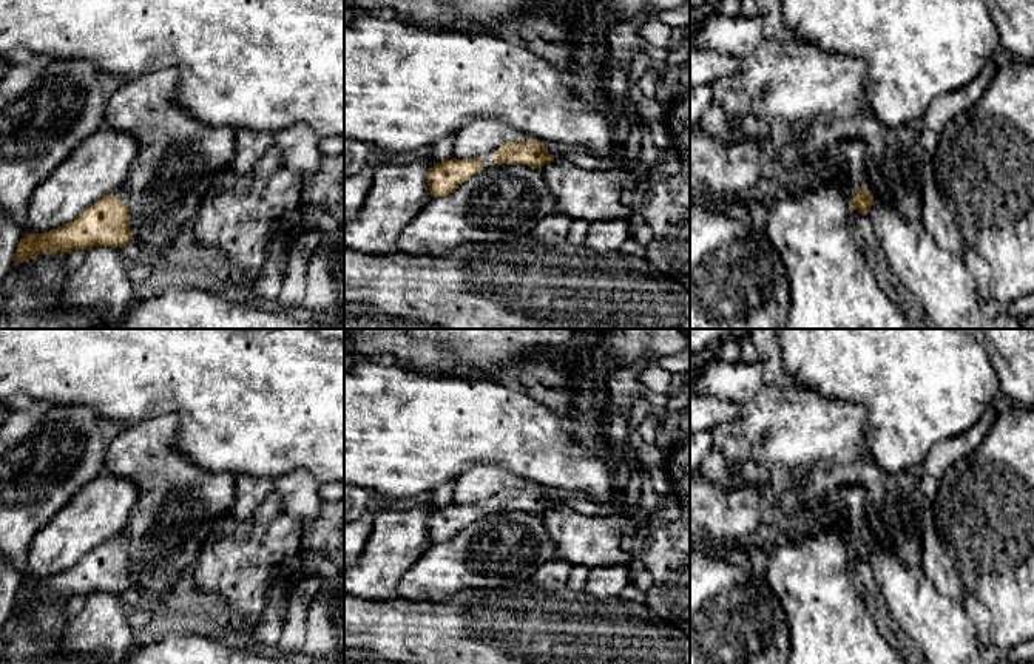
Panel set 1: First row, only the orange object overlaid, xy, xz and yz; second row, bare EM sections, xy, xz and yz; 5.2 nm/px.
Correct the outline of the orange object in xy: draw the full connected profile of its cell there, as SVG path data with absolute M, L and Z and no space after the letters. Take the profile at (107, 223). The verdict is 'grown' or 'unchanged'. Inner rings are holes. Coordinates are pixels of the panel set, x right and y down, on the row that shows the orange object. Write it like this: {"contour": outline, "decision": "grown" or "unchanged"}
{"contour": "M119 190L103 196L74 221L46 233L29 233L17 247L15 263L25 263L37 255L73 250L90 250L96 246L120 247L133 242L130 229L130 193Z", "decision": "grown"}

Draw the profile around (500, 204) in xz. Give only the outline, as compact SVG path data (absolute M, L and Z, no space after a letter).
M502 164L486 168L446 196L432 198L401 232L397 250L417 255L427 252L444 256L463 244L509 242L531 235L536 224L554 213L556 198L549 193L542 170Z

